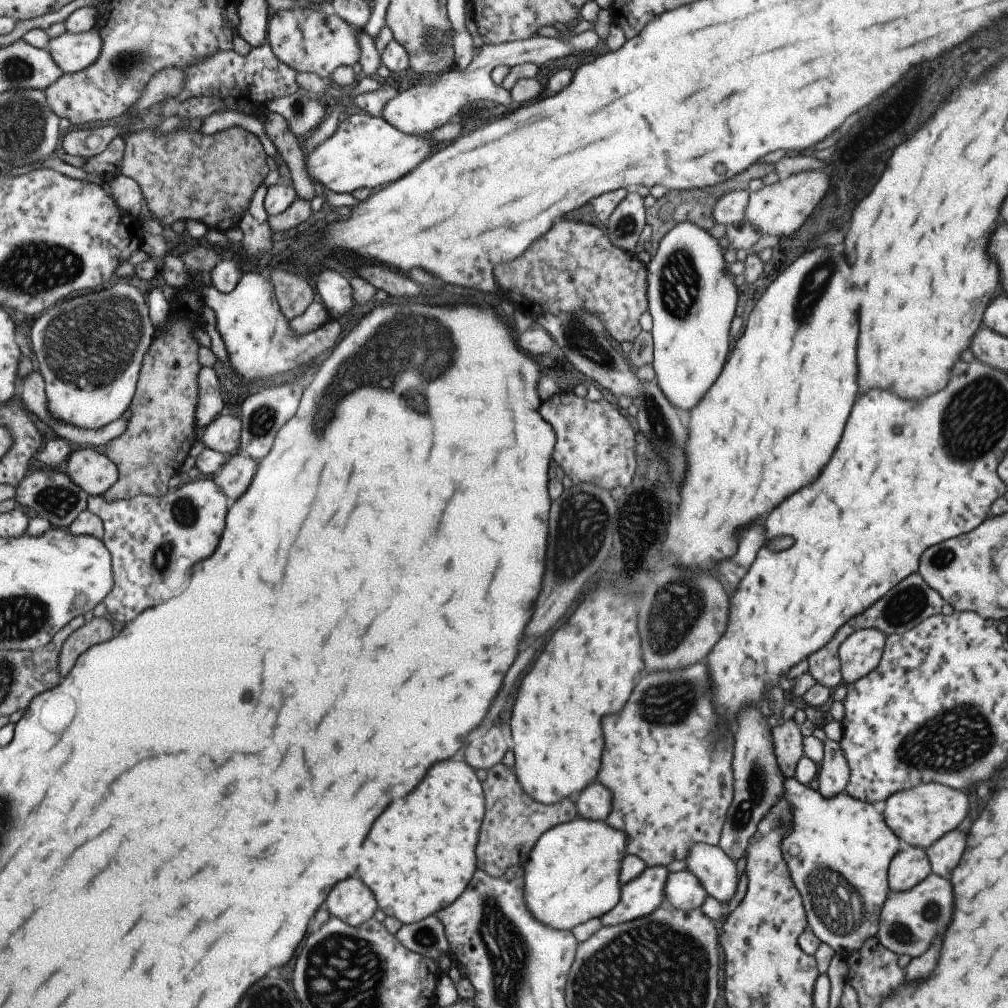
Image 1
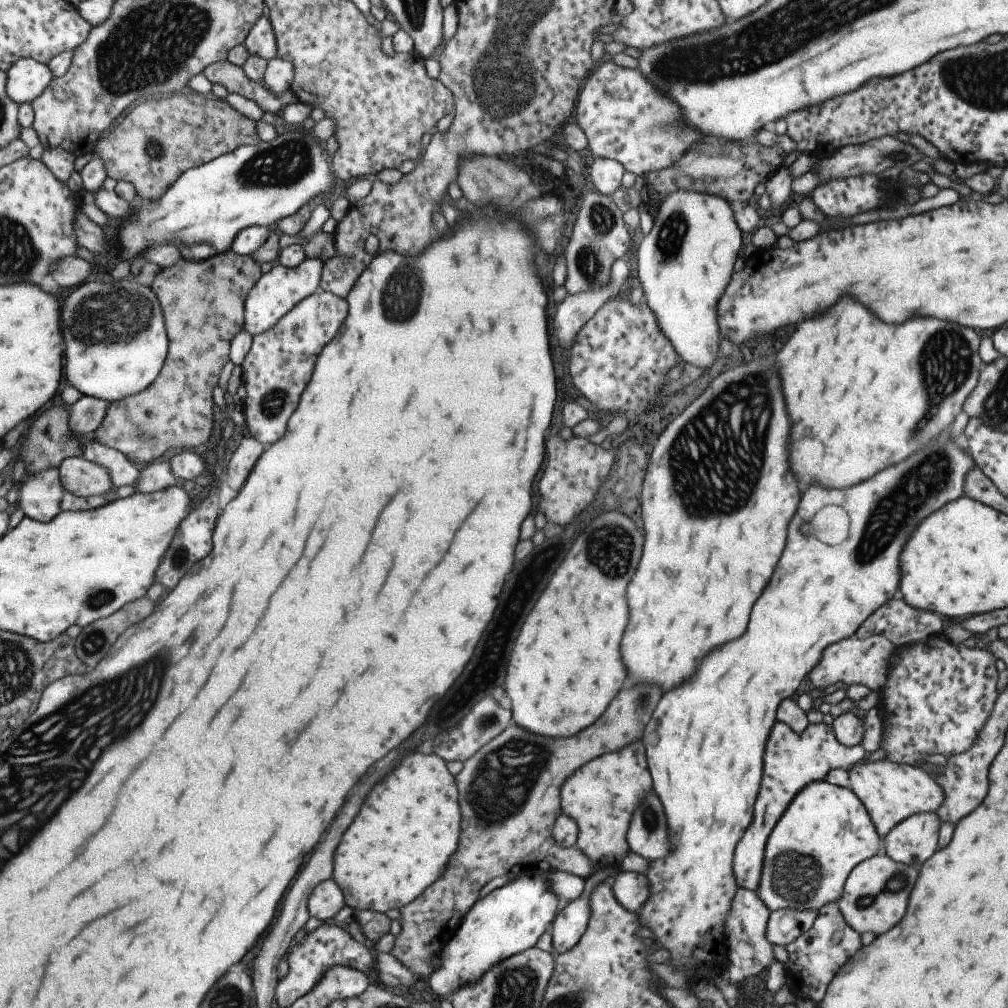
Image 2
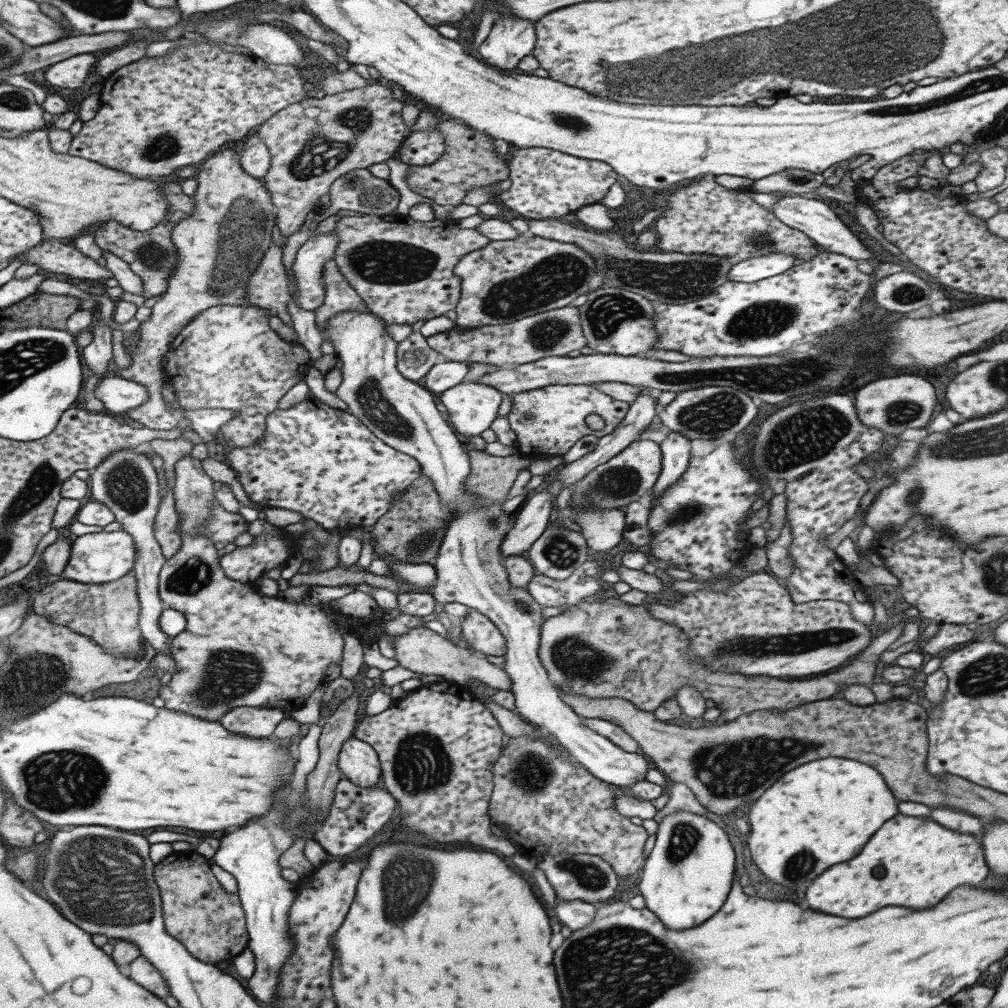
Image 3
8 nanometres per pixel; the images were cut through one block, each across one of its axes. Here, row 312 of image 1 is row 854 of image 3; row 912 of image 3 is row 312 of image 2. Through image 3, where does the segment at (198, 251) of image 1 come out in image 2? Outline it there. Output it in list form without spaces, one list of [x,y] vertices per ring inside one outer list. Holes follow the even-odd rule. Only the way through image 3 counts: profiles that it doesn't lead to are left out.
[[[232,250],[215,254],[208,260],[189,261],[182,258],[176,265],[161,269],[154,277],[151,289],[159,298],[169,338],[164,366],[146,390],[111,402],[100,426],[85,440],[95,440],[105,447],[115,448],[137,466],[145,466],[162,458],[162,454],[172,448],[196,448],[209,442],[213,433],[212,390],[218,385],[220,370],[229,360],[233,338],[245,325],[246,297],[262,275],[260,265],[251,255],[239,255]]]

